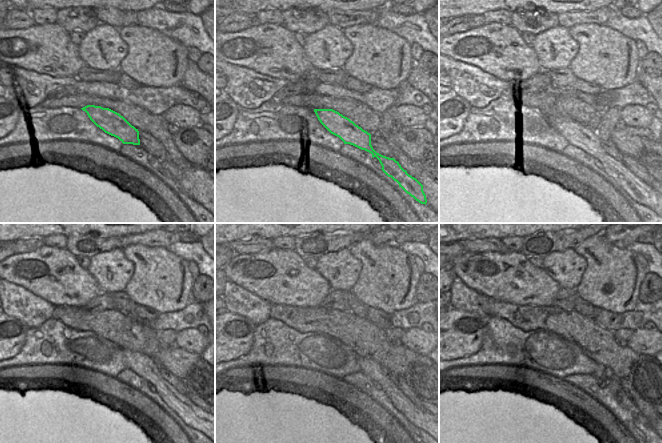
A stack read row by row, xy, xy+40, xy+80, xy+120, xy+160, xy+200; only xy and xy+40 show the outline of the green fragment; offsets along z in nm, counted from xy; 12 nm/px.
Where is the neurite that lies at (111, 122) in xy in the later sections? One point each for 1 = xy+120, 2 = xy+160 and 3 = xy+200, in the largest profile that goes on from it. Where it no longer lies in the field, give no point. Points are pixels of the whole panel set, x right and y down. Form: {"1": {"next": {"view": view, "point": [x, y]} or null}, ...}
{"1": {"next": {"view": "xy+120", "point": [145, 366]}}, "2": {"next": {"view": "xy+160", "point": [372, 369]}}, "3": {"next": {"view": "xy+200", "point": [626, 401]}}}

